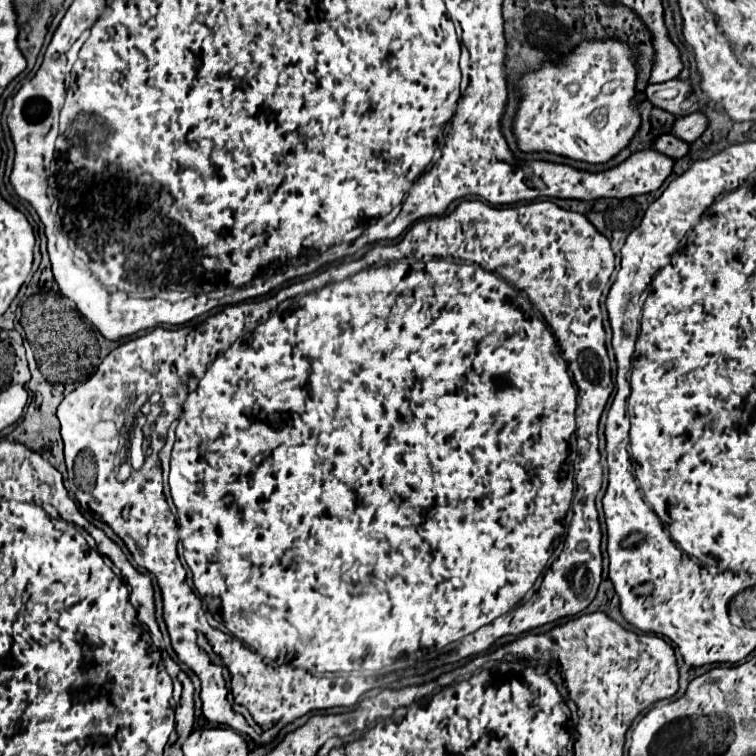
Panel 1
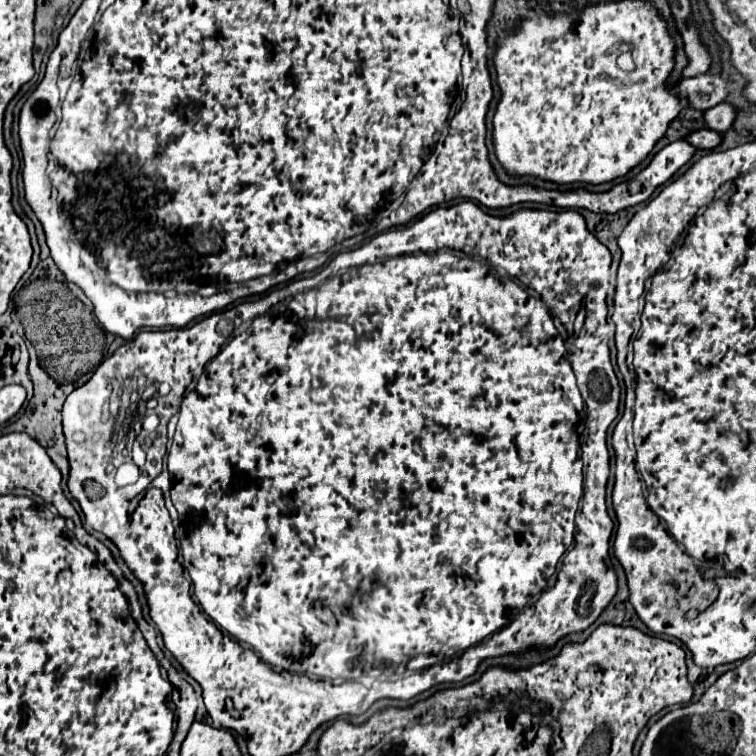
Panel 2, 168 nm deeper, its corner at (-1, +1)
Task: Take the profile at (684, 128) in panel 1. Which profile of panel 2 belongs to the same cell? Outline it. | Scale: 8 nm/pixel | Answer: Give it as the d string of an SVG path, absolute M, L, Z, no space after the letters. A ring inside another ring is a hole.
M718 103L716 107L710 107L704 113L704 127L716 133L726 131L726 127L730 127L732 121L734 121L734 107L728 103Z

